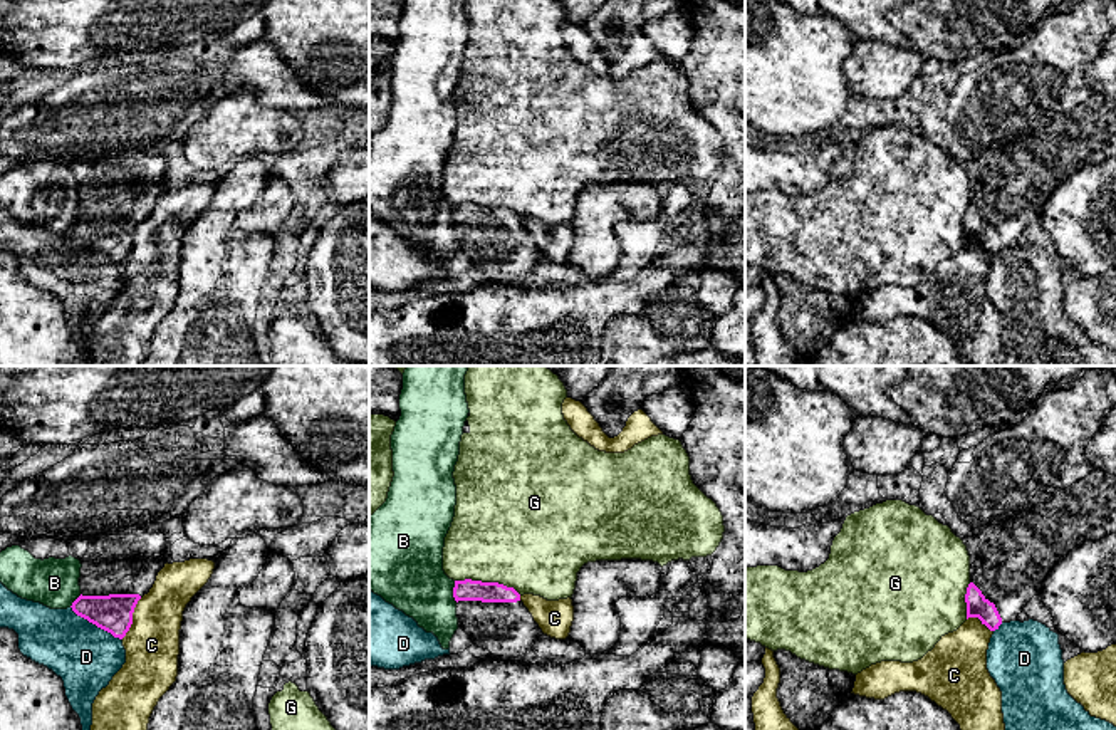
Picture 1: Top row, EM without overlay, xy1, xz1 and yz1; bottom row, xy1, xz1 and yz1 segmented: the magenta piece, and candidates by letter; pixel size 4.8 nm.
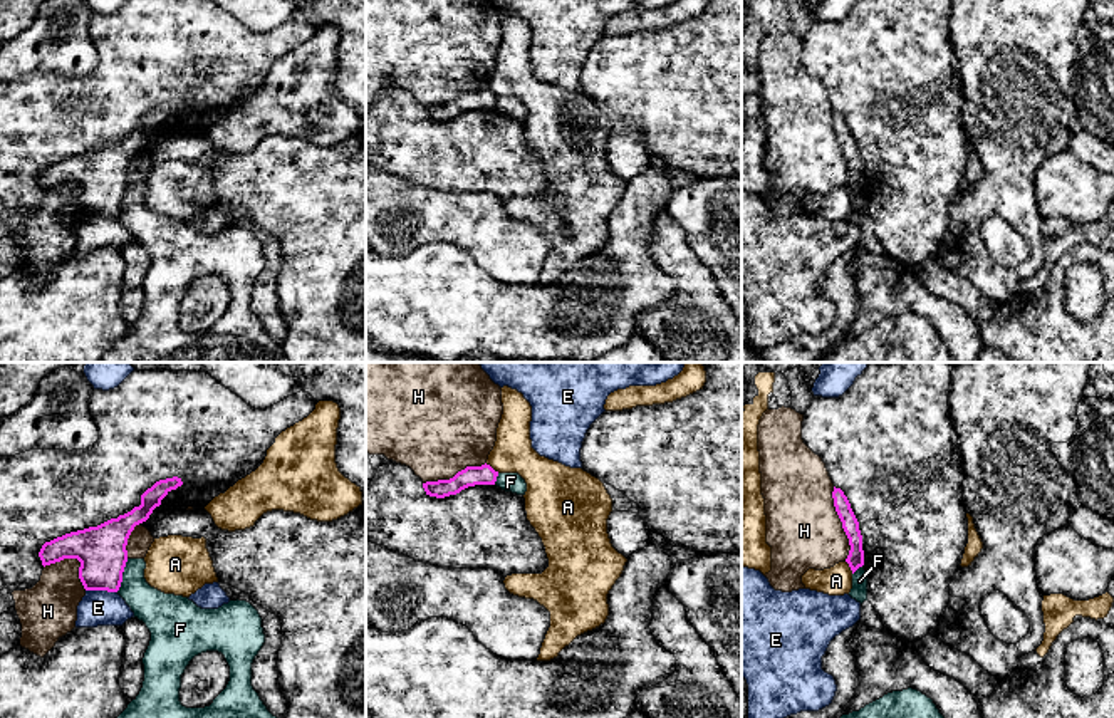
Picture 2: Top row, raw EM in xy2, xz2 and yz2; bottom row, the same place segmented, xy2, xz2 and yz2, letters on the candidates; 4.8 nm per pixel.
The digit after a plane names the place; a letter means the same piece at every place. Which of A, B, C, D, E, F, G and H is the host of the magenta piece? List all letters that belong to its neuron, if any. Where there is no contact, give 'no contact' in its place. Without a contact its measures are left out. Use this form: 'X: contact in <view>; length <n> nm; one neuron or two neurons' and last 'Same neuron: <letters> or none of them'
A: contact in xz2; length 80 nm; two neurons
B: contact in xz1; length 110 nm; two neurons
C: contact in xy1; length 220 nm; two neurons
D: contact in xy1; length 300 nm; two neurons
E: contact in xy2; length 150 nm; two neurons
F: contact in xy2; length 170 nm; two neurons
G: contact in xz1; length 320 nm; two neurons
H: contact in yz2; length 360 nm; two neurons
Same neuron: none of them

